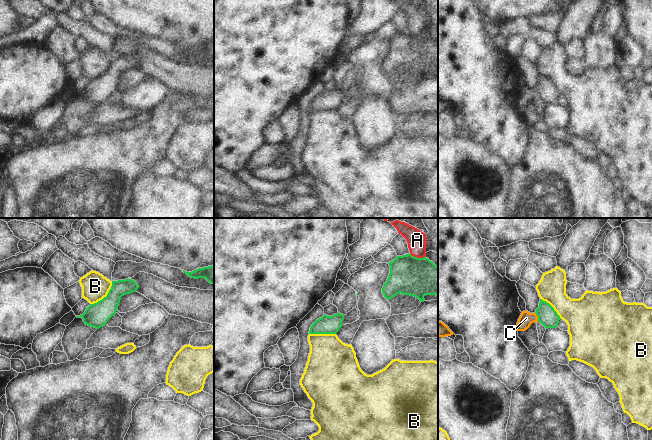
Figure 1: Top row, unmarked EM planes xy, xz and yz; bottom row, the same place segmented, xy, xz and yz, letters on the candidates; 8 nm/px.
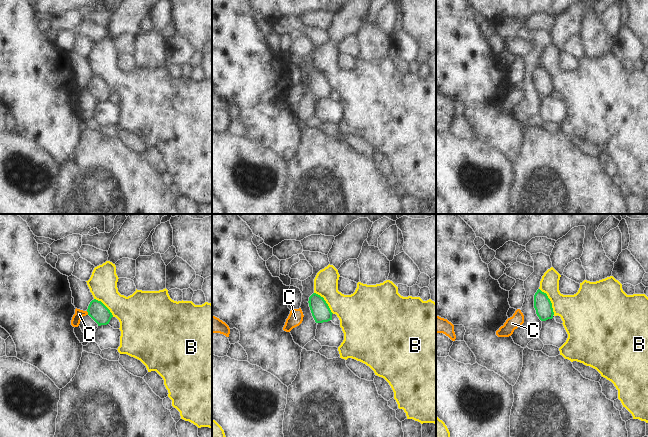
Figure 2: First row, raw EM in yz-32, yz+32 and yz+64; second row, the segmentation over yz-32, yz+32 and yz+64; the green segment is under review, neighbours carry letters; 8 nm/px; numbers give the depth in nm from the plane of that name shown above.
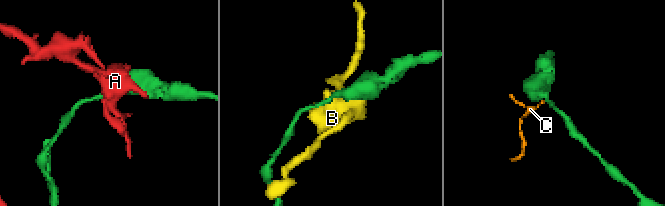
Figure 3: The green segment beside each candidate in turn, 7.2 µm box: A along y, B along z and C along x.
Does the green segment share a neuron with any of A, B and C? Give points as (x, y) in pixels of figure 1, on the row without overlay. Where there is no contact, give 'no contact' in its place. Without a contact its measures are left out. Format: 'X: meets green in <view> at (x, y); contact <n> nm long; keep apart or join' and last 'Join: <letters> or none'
A: meets green in xz at (418, 34); contact 130 nm long; keep apart
B: meets green in xy at (106, 72); contact 260 nm long; keep apart
C: meets green in yz at (538, 93); contact 80 nm long; keep apart
Join: none

